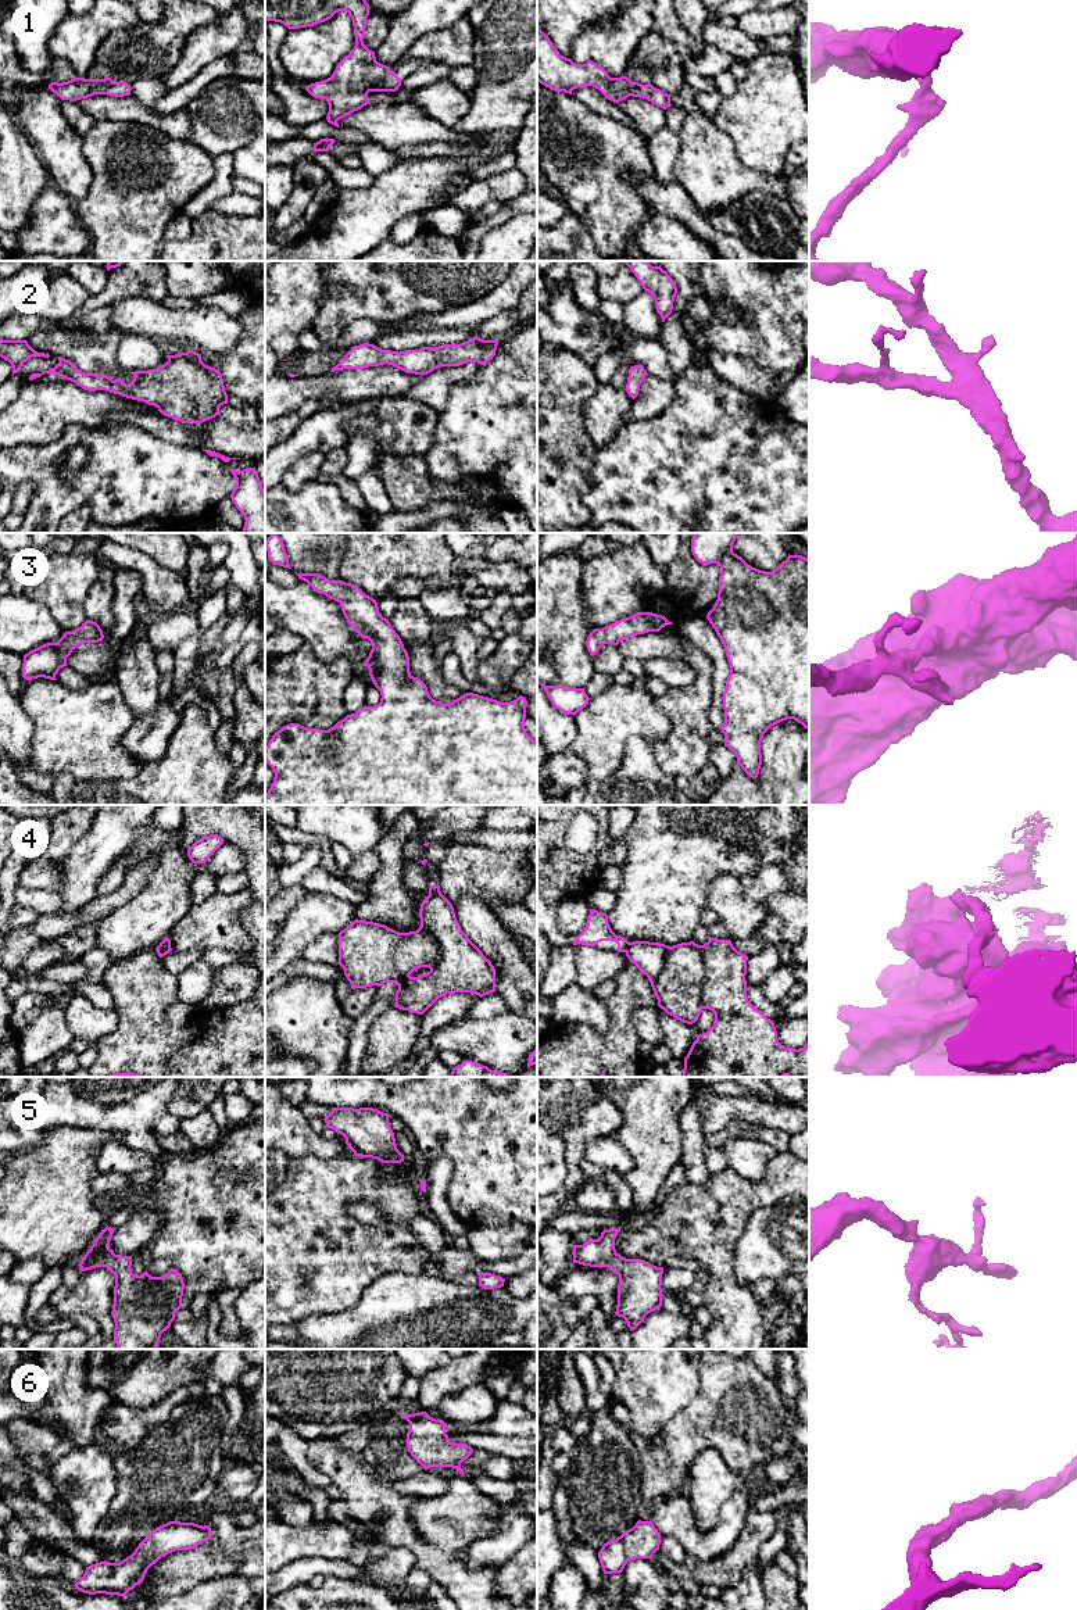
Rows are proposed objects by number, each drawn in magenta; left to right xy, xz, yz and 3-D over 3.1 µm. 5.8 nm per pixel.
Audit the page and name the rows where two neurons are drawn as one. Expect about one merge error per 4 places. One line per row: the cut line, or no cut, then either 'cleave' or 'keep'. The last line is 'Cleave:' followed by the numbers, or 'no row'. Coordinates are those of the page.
1: no cut | keep
2: no cut | keep
3: no cut | keep
4: yz (629, 943), (625, 951) | cleave
5: no cut | keep
6: no cut | keep
Cleave: 4

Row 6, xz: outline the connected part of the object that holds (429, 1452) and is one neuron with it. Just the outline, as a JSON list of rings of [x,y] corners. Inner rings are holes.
[[[426,1412],[401,1414],[409,1423],[407,1448],[411,1456],[425,1468],[452,1467],[464,1474],[461,1463],[473,1449],[464,1443],[448,1441],[447,1424],[430,1417]]]

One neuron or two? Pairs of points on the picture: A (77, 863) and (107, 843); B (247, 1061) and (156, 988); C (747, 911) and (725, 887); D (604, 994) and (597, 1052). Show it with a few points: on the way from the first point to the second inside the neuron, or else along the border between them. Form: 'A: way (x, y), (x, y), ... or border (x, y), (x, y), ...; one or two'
A: way (83, 863), (100, 848); one
B: way (217, 1061), (194, 1061), (156, 1019); one
C: way (741, 905), (729, 893); one
D: border (614, 979), (614, 993), (605, 1001); two

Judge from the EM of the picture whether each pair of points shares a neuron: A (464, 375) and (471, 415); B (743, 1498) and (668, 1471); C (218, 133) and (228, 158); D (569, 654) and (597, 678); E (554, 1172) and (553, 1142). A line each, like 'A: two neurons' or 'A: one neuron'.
A: two neurons
B: two neurons
C: two neurons
D: two neurons
E: one neuron

